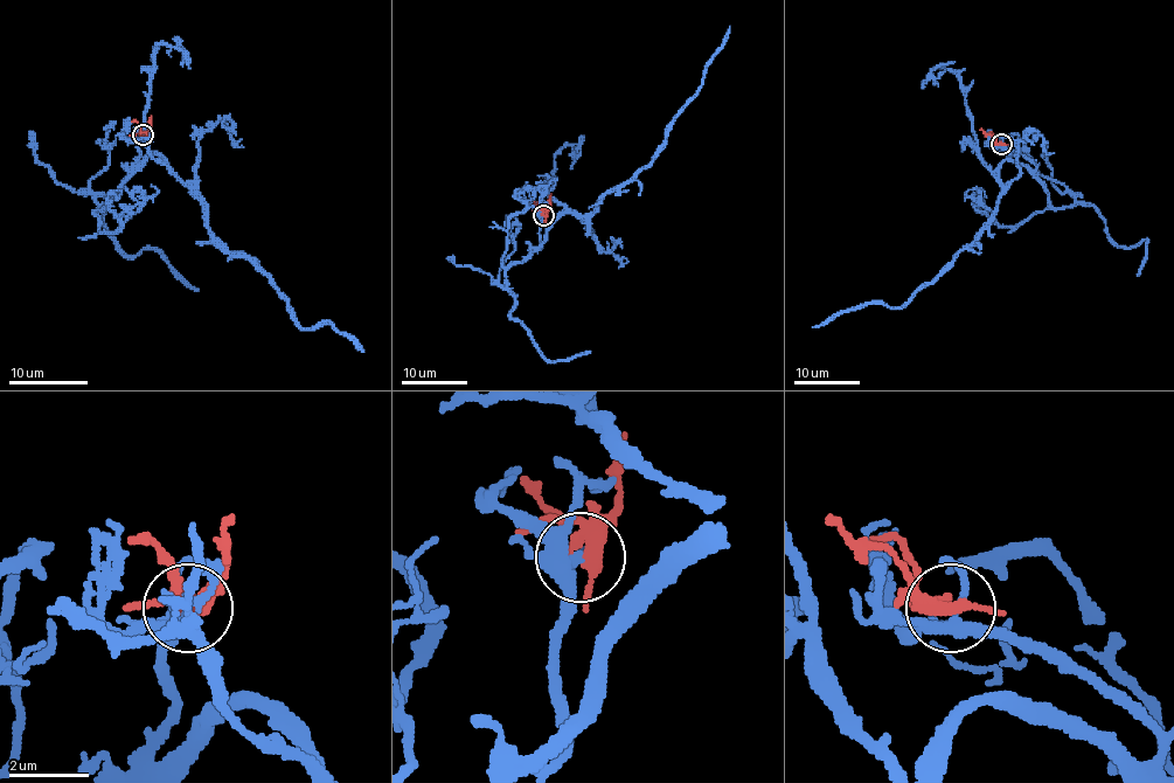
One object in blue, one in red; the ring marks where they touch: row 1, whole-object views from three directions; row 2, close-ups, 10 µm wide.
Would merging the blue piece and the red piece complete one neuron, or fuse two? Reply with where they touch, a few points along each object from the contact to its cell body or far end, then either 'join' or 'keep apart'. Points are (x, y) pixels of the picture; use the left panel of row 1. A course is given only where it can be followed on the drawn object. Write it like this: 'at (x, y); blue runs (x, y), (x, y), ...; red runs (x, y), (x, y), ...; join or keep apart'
at (143, 134); blue runs (143, 136), (136, 165), (157, 153), (202, 206), (206, 228), (271, 281), (303, 328), (330, 324), (363, 352); red runs (143, 136), (151, 117); join

